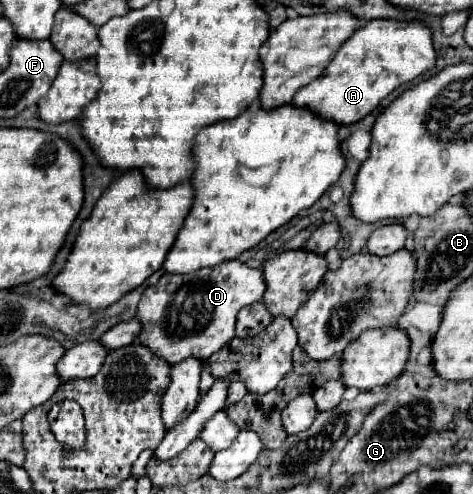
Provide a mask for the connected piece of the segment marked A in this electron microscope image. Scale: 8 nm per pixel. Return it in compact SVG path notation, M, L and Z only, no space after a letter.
M385 18L369 20L339 48L323 74L293 96L293 102L295 106L311 108L321 118L339 124L353 124L371 114L397 86L431 70L435 60L437 50L433 46L433 32L425 22L397 22Z

